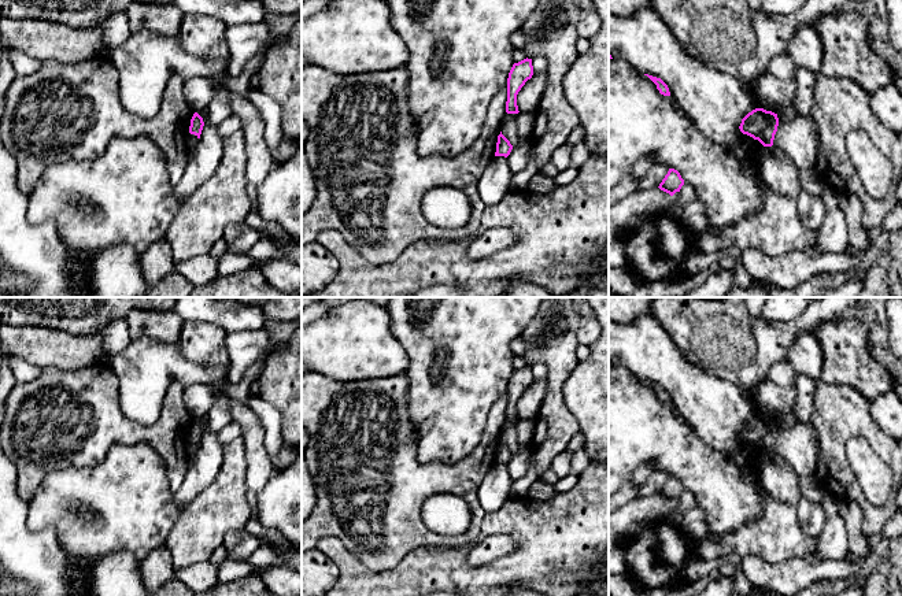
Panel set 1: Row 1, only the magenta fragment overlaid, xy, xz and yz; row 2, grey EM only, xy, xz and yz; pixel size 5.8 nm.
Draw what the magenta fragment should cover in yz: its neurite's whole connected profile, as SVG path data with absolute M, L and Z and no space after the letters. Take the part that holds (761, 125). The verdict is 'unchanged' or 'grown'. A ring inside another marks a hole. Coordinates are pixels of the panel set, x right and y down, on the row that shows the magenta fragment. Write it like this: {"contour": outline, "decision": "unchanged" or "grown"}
{"contour": "M755 108L742 119L739 129L743 134L758 140L764 147L772 147L777 126L777 114Z", "decision": "unchanged"}

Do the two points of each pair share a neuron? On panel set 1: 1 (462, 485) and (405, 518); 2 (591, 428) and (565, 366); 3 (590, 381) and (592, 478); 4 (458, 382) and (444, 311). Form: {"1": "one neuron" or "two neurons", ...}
{"1": "one neuron", "2": "two neurons", "3": "two neurons", "4": "one neuron"}

